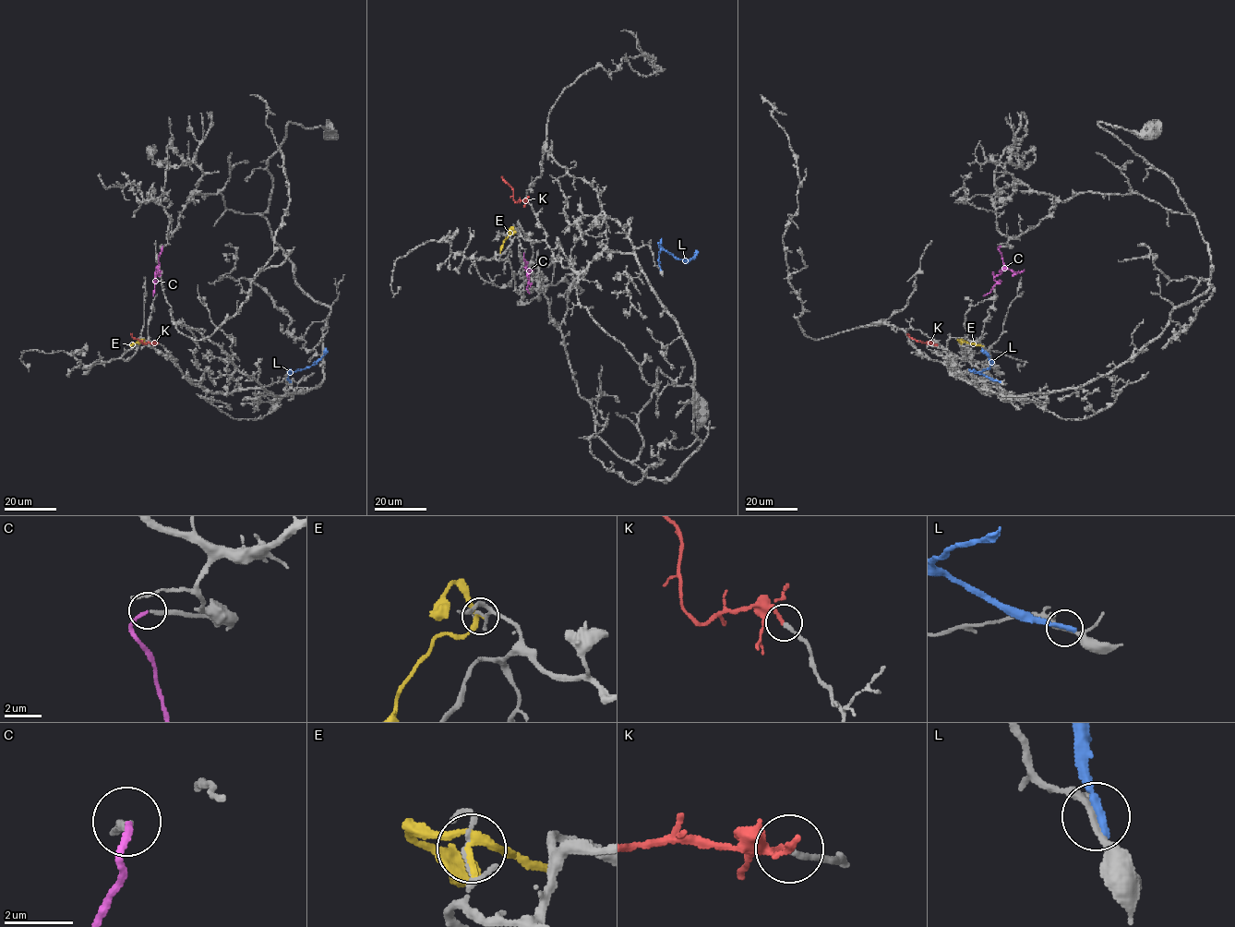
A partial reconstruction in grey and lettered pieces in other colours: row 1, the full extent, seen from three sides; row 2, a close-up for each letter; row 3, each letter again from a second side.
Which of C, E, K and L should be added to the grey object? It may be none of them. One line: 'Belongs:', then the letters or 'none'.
Belongs: C, K

